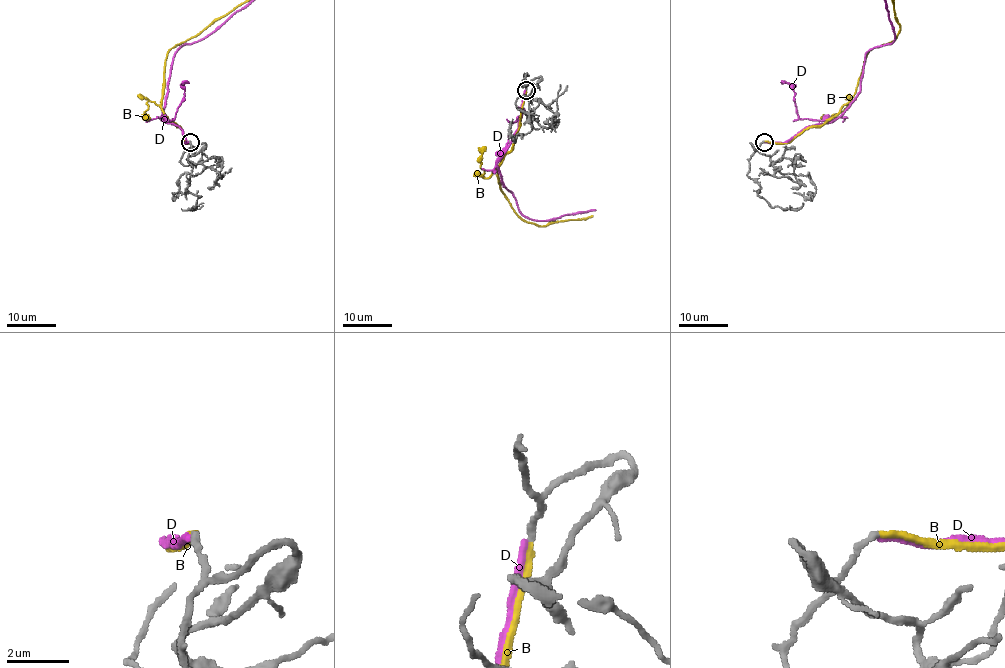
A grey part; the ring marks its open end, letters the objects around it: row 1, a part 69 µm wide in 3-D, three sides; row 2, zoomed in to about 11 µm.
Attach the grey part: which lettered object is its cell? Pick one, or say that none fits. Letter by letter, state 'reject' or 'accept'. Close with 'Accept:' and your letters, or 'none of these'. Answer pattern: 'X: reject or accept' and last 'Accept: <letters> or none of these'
B: accept
D: reject
Accept: B

